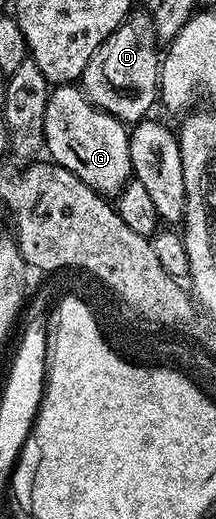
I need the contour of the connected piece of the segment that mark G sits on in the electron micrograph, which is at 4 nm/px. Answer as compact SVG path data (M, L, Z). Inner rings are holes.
M79 84L57 85L48 94L43 137L47 156L101 195L117 194L132 177L129 132L125 122L94 107Z

